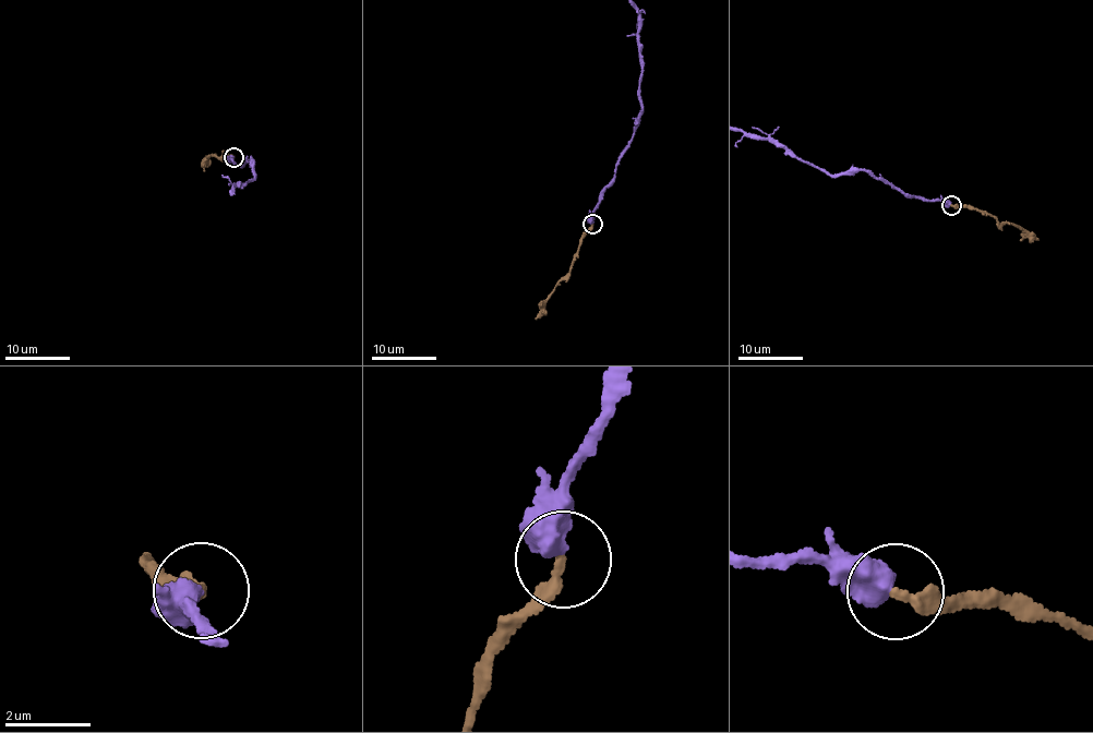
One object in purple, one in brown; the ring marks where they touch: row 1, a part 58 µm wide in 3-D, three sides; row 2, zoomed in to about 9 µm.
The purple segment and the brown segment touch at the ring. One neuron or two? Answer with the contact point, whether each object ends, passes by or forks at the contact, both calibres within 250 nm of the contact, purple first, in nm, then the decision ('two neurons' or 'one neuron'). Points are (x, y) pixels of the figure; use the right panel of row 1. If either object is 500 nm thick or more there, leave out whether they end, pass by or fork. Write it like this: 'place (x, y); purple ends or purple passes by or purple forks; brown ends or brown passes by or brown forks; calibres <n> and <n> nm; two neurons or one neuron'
place (951, 205); calibres 600 and 240 nm; one neuron

